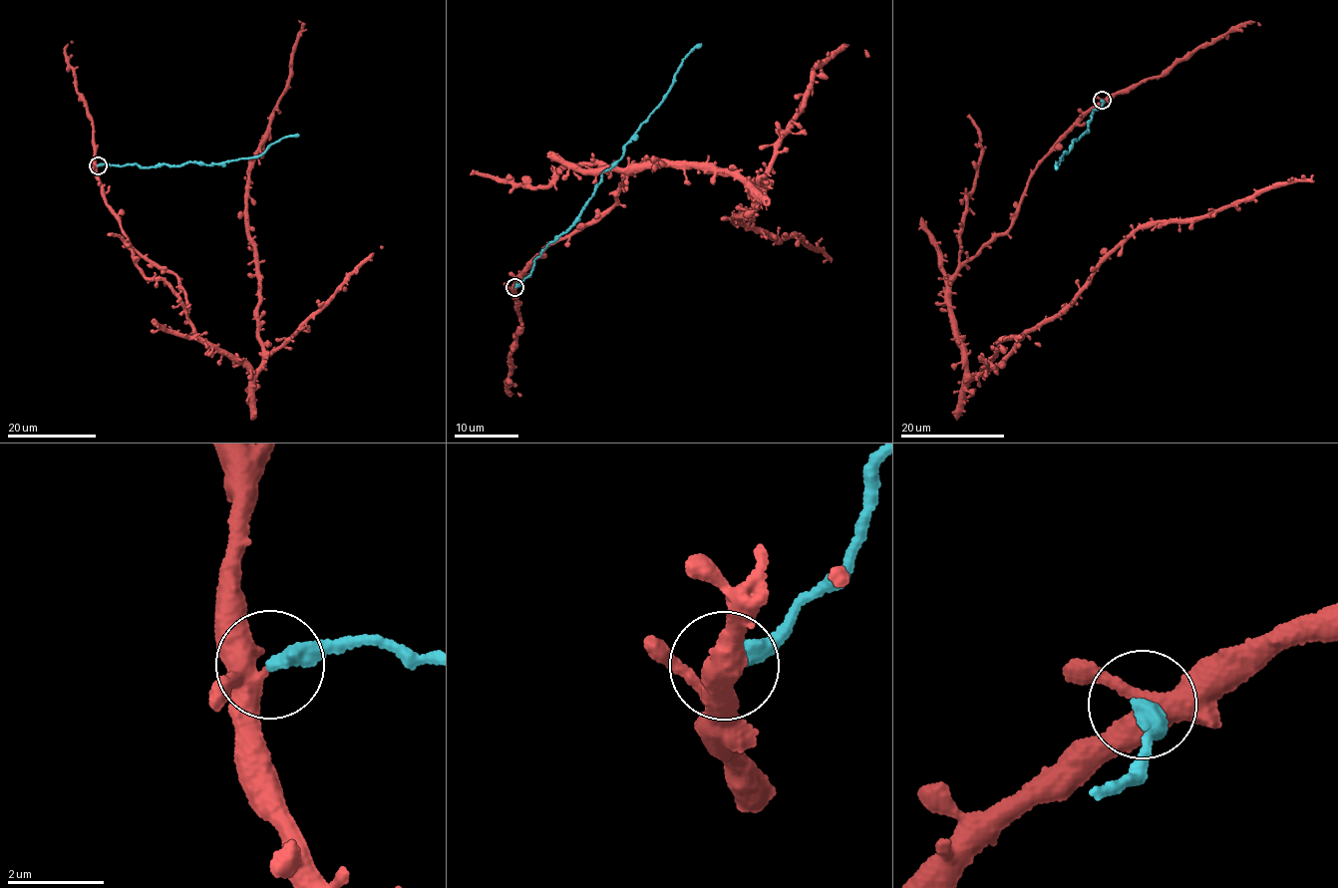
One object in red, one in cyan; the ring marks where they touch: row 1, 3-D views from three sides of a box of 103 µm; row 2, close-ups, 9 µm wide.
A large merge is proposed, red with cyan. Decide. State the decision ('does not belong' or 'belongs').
does not belong

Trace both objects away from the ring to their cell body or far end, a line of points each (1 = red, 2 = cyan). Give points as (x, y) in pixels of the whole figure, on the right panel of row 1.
1: (1102, 101), (1037, 163), (1007, 230), (955, 273), (948, 296), (972, 378), (1057, 315), (1127, 234), (1313, 174)
2: (1102, 100), (1104, 103), (1093, 112), (1088, 123), (1088, 132), (1073, 141), (1057, 167), (1056, 162), (1056, 168)

